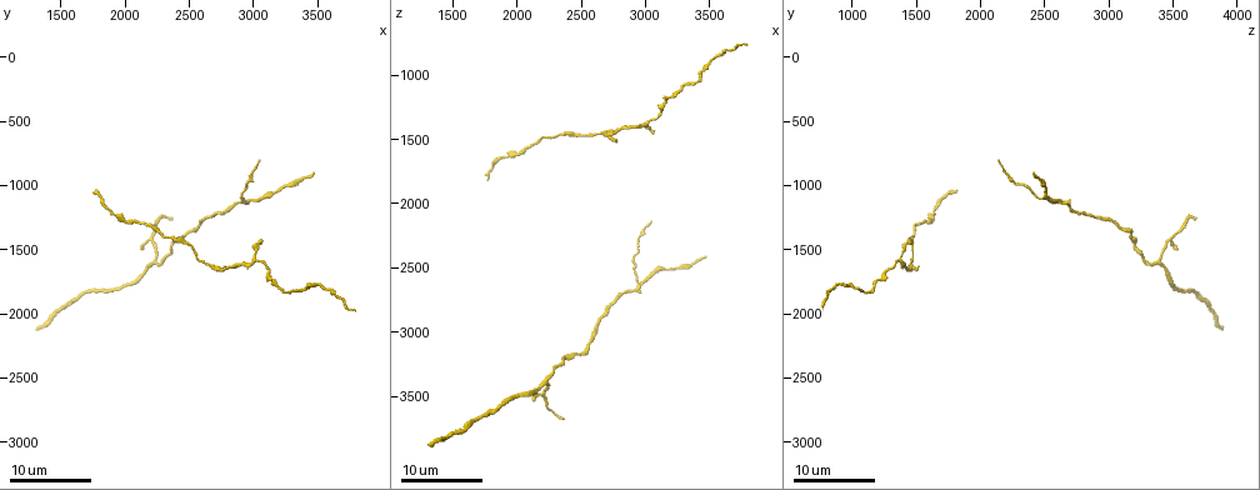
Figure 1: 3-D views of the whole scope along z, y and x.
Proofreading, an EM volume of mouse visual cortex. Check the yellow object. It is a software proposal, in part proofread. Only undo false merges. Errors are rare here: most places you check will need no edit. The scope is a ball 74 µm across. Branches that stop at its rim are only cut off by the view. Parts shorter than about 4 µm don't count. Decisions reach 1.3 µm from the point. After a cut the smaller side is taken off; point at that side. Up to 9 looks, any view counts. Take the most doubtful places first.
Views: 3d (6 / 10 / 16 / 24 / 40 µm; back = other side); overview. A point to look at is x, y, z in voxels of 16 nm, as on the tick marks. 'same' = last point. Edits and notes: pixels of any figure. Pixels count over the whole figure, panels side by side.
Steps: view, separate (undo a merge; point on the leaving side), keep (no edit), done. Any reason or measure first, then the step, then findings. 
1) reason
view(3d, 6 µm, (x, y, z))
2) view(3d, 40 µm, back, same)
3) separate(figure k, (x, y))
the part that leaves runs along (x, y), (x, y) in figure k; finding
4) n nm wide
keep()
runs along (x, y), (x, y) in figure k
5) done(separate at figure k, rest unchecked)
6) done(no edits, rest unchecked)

a fork
view(3d, 24 µm, (2240, 1580, 3400))

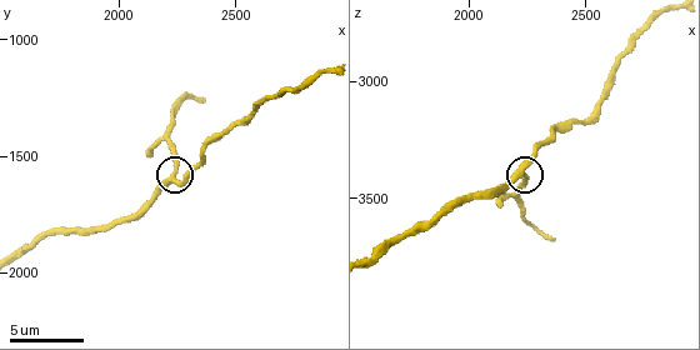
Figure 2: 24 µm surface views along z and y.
zoom in
view(3d, 10 µm, (2240, 1570, 3390))

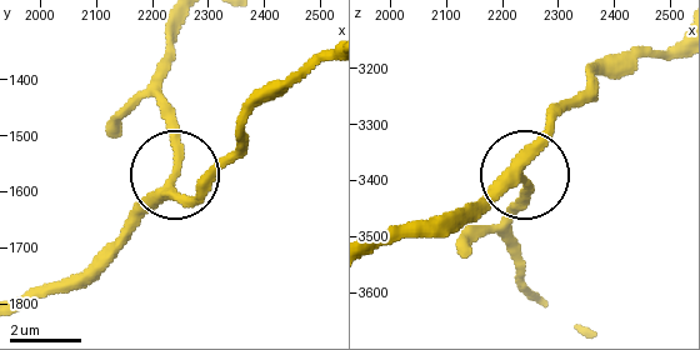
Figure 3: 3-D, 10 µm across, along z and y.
keep()
runs along (325, 61), (289, 79), (188, 196), (173, 178), (164, 83) in figure 3; all the same neuron

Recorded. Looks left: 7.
arms part here
view(3d, 24 µm, (3020, 1580, 1380))

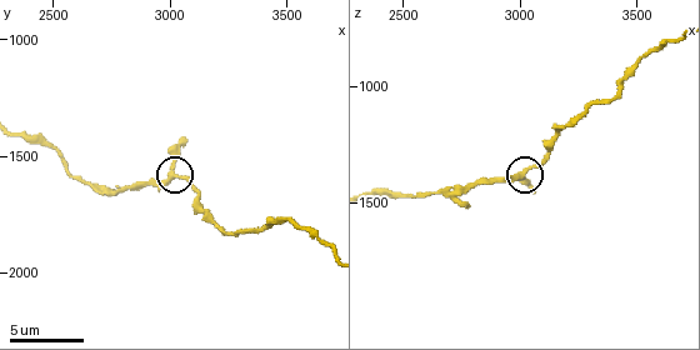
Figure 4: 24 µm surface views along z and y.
view(3d, 10 µm, (3010, 1590, 1380))

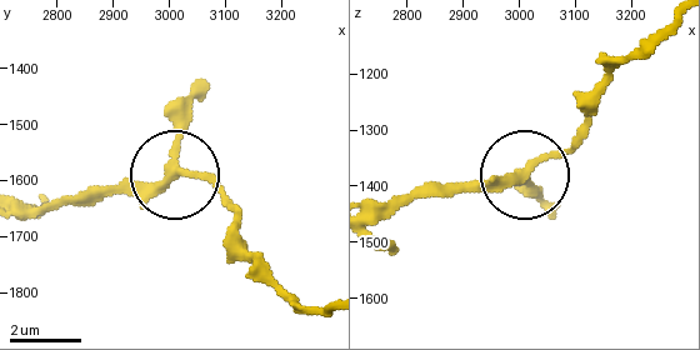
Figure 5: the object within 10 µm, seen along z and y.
3 arms
keep()
one neuron here

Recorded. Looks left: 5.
view(3d, 24 µm, (2980, 1120, 2640))

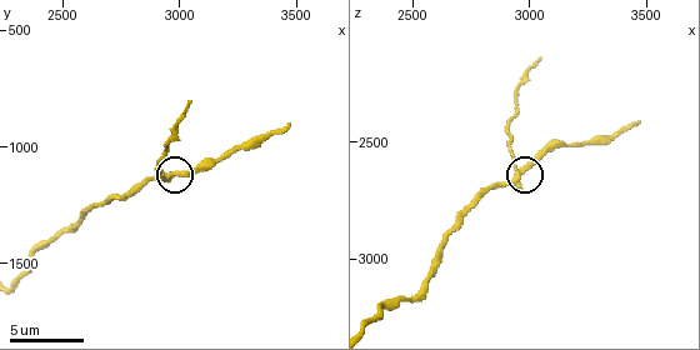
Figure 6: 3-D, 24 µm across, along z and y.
closer look
view(3d, 6 µm, (2960, 1120, 2630))

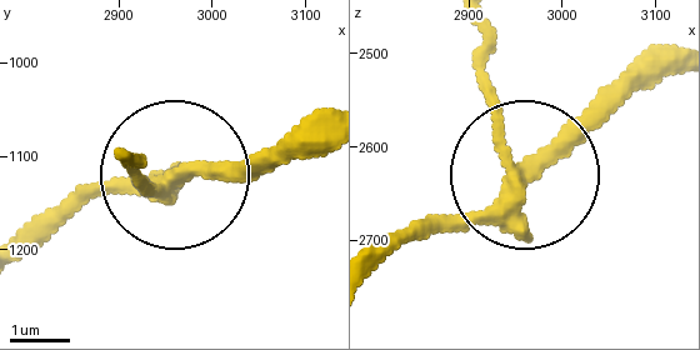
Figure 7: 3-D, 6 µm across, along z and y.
4 arms
separate(figure 7, (138, 171))
the part that leaves runs along (506, 155), (486, 25) in figure 7; a second neuron is stuck on

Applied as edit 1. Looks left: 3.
done(separate at figure 7, rest unchecked)

